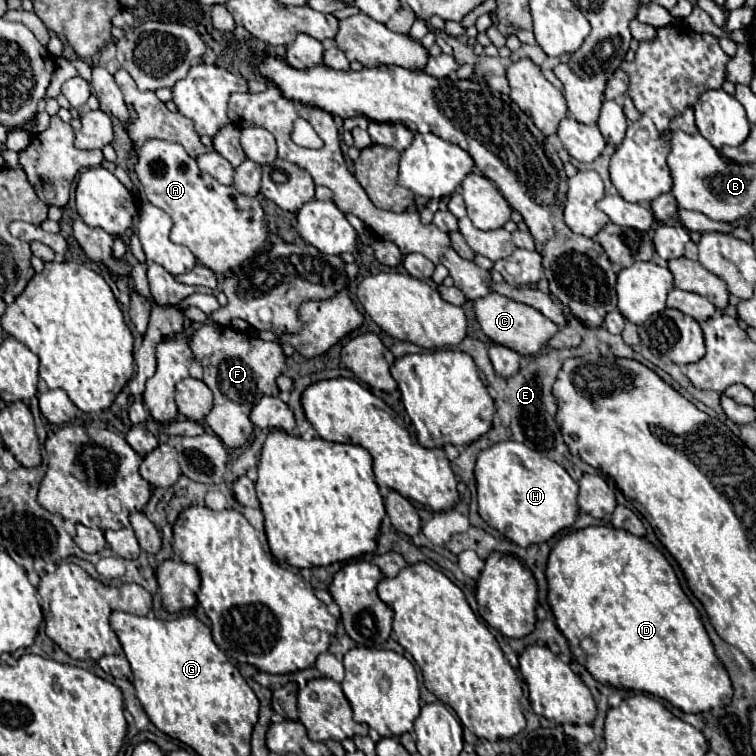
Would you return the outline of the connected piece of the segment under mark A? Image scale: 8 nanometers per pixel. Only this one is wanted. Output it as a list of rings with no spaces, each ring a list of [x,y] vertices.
[[[151,138],[145,140],[143,146],[135,148],[135,154],[133,170],[147,200],[165,210],[173,220],[169,234],[171,242],[187,246],[199,264],[211,268],[213,272],[227,272],[251,258],[263,246],[267,228],[259,202],[201,172],[197,162],[183,150],[181,144]]]

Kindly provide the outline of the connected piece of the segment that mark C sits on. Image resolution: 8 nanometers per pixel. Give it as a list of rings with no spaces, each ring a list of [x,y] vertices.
[[[497,292],[475,300],[475,316],[489,340],[503,342],[503,346],[511,346],[513,350],[519,350],[519,354],[537,354],[539,348],[547,342],[547,338],[551,338],[551,334],[559,330],[557,324],[539,314],[535,308],[523,306],[521,302],[505,298]]]

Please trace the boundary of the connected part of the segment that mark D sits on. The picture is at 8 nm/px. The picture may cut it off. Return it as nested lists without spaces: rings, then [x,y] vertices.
[[[587,526],[583,530],[577,530],[577,532],[571,532],[567,536],[563,536],[551,550],[549,554],[549,562],[547,562],[547,582],[549,582],[549,606],[555,614],[555,622],[559,626],[559,630],[563,632],[563,636],[567,638],[569,642],[569,648],[573,652],[573,656],[581,662],[581,648],[579,648],[579,640],[581,638],[591,638],[595,640],[597,644],[597,654],[595,656],[587,656],[585,658],[585,668],[591,672],[591,676],[601,682],[601,684],[609,684],[609,686],[615,686],[615,688],[623,688],[623,690],[635,690],[635,692],[647,692],[647,694],[653,694],[653,696],[659,696],[667,702],[671,702],[675,708],[683,710],[683,712],[705,712],[705,710],[711,710],[711,708],[723,708],[727,706],[727,702],[731,702],[731,696],[733,696],[733,686],[731,686],[731,680],[729,680],[729,674],[725,670],[725,666],[721,664],[721,660],[717,658],[715,650],[713,650],[713,644],[705,632],[705,626],[701,622],[701,614],[699,610],[691,604],[691,600],[687,598],[687,594],[683,592],[679,580],[677,580],[677,574],[673,570],[673,566],[669,564],[669,560],[645,538],[639,538],[639,536],[633,536],[625,530],[617,530],[613,526]]]

